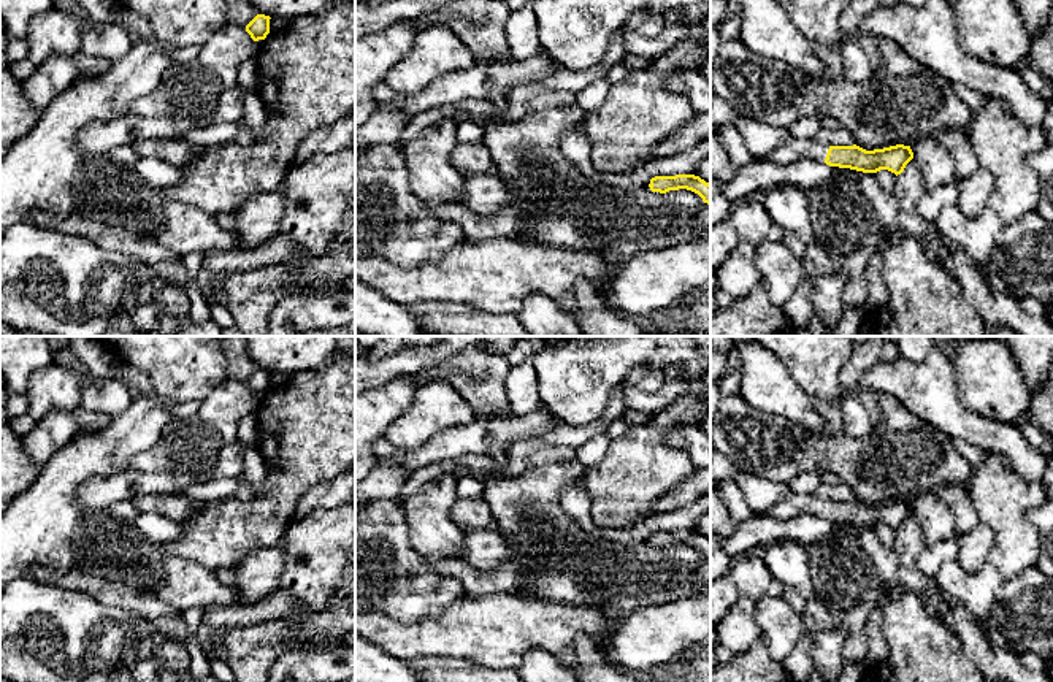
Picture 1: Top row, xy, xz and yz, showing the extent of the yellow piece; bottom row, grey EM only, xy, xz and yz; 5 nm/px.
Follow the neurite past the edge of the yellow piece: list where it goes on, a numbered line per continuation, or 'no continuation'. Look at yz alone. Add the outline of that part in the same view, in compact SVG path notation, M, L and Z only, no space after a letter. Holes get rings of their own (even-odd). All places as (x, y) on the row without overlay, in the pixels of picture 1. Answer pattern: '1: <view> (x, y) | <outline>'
1: yz (793, 505) | M790 492L782 501L775 503L766 514L780 520L787 520L799 514L812 514L825 519L828 504L829 500L821 498L817 493L796 495Z

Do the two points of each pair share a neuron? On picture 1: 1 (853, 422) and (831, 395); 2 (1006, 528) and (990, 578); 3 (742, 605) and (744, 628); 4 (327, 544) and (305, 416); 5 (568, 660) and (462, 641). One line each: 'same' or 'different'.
1: different
2: different
3: same
4: different
5: same

